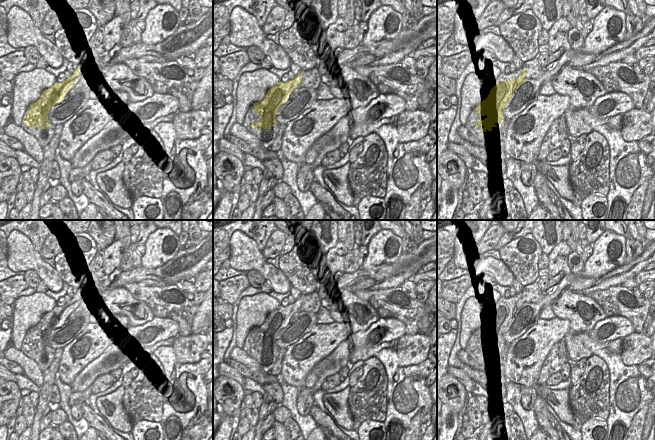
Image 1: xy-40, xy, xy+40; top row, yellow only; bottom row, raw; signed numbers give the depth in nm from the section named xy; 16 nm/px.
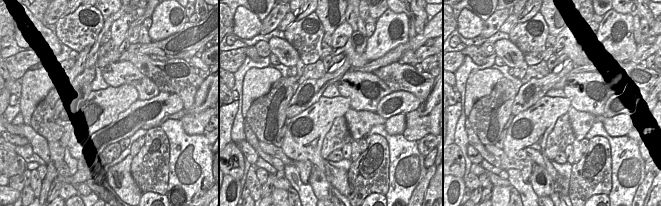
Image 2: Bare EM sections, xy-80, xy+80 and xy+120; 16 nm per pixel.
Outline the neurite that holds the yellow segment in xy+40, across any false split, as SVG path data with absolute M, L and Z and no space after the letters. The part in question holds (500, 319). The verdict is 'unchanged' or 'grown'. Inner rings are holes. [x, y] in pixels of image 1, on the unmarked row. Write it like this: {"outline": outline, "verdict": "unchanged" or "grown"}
{"outline": "M521 293L521 298L518 302L501 305L496 308L491 314L488 321L477 327L476 336L478 340L487 340L484 344L479 344L476 351L483 350L480 353L482 356L492 355L497 347L504 348L503 334L511 324L516 313L526 306L526 294Z", "verdict": "unchanged"}

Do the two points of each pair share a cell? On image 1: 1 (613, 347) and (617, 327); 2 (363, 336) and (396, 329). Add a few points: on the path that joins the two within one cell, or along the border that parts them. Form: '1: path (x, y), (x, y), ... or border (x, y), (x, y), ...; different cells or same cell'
1: border (621, 338), (616, 338), (609, 342); different cells
2: path (371, 329), (378, 324), (388, 326); same cell

